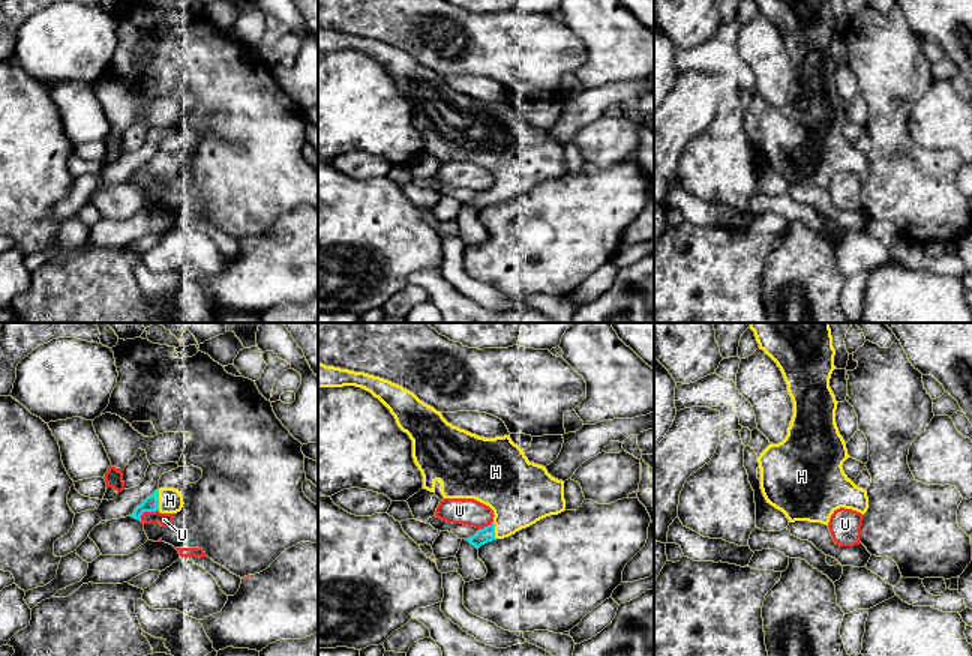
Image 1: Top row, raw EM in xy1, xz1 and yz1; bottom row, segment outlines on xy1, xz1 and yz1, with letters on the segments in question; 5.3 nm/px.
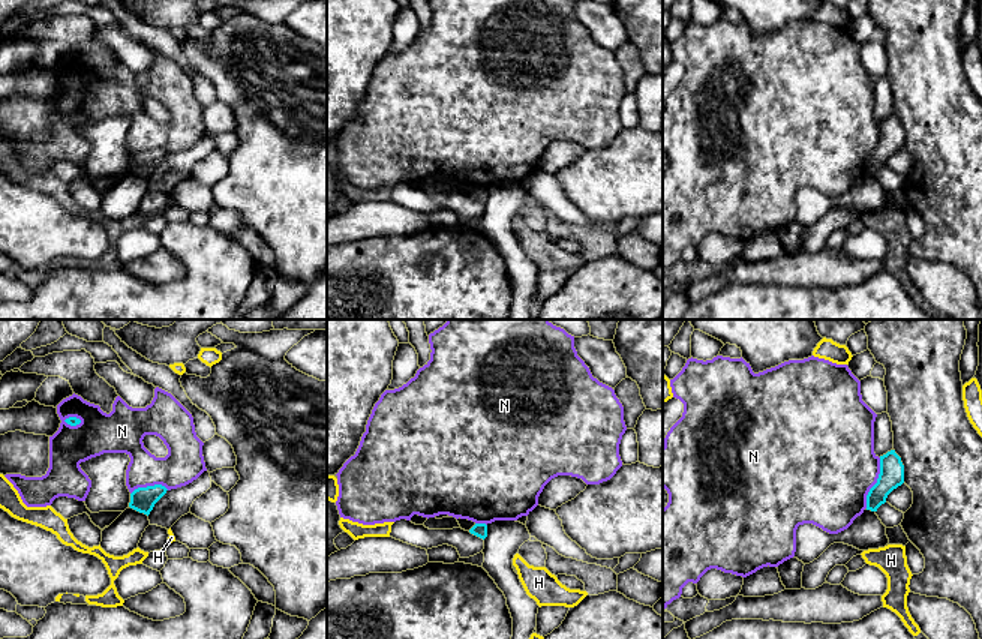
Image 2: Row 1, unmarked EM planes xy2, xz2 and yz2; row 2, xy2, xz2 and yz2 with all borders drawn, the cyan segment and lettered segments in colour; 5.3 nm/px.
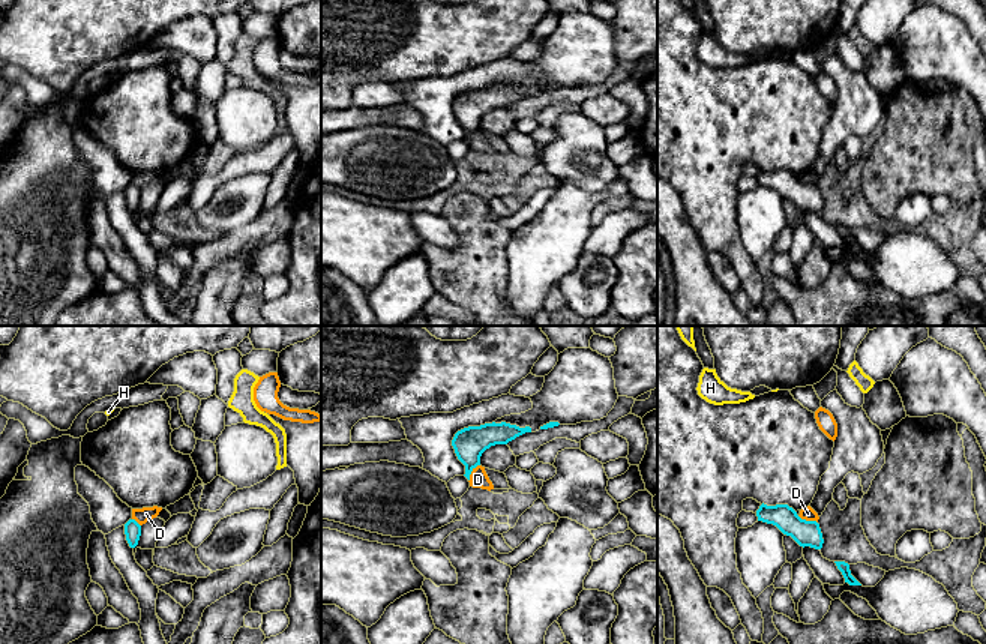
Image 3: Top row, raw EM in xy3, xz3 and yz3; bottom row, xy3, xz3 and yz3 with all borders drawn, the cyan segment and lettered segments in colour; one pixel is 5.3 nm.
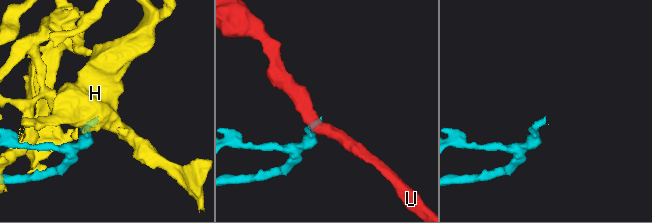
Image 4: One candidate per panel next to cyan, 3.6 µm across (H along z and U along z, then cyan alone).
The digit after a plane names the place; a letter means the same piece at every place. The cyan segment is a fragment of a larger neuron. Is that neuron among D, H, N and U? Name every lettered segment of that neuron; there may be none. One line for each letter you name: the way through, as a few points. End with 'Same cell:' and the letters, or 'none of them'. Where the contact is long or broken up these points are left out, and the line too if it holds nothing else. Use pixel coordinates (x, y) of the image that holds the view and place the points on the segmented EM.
H: way xy1 (150, 503), (158, 500), (170, 500)
Same cell: H

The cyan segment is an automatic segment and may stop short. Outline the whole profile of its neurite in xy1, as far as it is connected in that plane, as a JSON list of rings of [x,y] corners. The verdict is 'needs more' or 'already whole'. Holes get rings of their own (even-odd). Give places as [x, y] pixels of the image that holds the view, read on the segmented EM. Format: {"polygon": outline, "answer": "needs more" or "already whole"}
{"polygon": [[[159,488],[150,497],[147,497],[134,513],[129,515],[141,521],[144,512],[177,513],[183,507],[183,495],[174,488]]], "answer": "needs more"}

